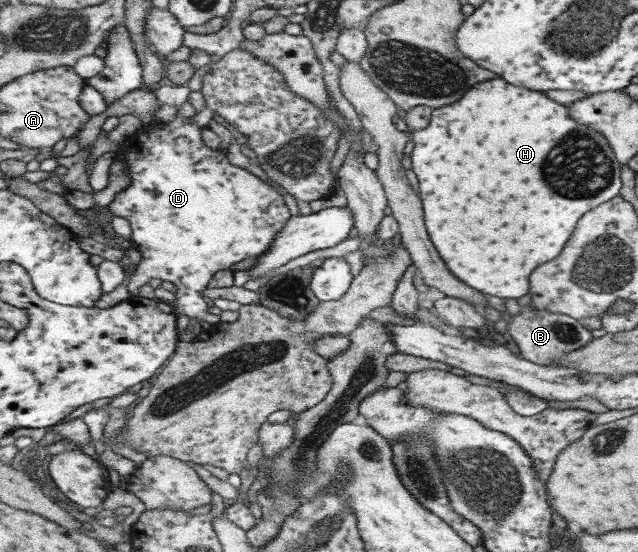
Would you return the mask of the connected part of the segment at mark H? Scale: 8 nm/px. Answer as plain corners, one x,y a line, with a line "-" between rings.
499,77
477,84
477,88
473,88
469,94
465,94
465,98
461,98
461,102
435,109
431,124
423,130
412,131
411,138
414,144
411,153
412,167
418,182
421,182
418,184
418,188
421,188
421,198
425,204
425,220
427,220
429,234
431,234
435,246
441,250
441,256
445,258
449,270
453,270
453,274
457,274
457,278
461,278
465,284
481,290
483,294
498,296
502,299
521,298
527,292
527,274
535,266
555,258
559,254
559,250
565,246
579,216
594,206
599,206
602,202
616,197
621,186
619,178
621,165
616,162
613,151
603,138
603,134
569,118
569,110
565,105
552,102
540,92
511,86
505,82
505,79

